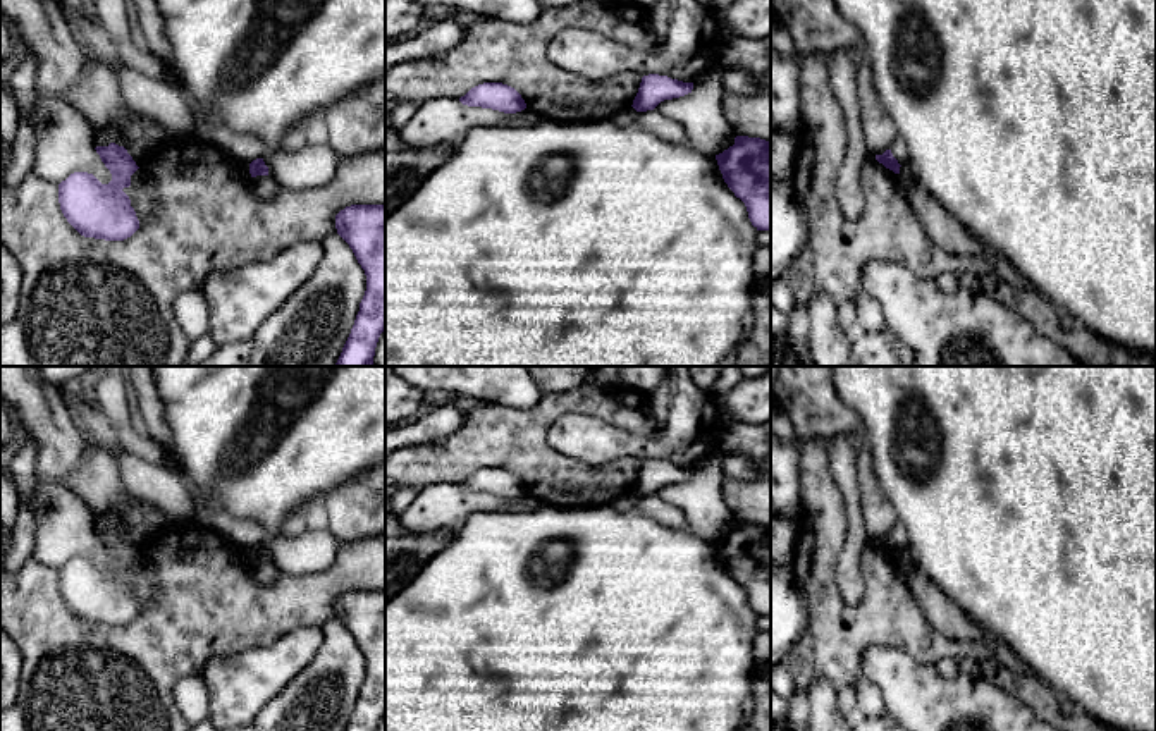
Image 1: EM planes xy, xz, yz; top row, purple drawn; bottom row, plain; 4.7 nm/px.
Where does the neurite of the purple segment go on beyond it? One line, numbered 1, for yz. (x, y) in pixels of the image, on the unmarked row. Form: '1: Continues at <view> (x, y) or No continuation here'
1: No continuation here

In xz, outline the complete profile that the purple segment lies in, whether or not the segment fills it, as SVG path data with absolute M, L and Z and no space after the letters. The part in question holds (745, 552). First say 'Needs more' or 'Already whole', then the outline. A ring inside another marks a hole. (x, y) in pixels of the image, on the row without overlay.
Already whole. M736 521L735 530L716 540L724 568L740 583L757 616L771 616L771 526Z

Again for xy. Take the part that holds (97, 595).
Already whole. M110 528L96 531L96 538L112 559L108 569L101 569L93 559L74 557L58 569L58 588L67 607L84 623L124 626L139 614L139 605L131 592L129 581L122 576L131 571L131 561L139 554L124 531Z

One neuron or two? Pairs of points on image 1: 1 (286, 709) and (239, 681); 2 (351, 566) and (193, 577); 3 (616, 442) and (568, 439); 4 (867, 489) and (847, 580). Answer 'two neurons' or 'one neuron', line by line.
1: two neurons
2: one neuron
3: one neuron
4: two neurons

